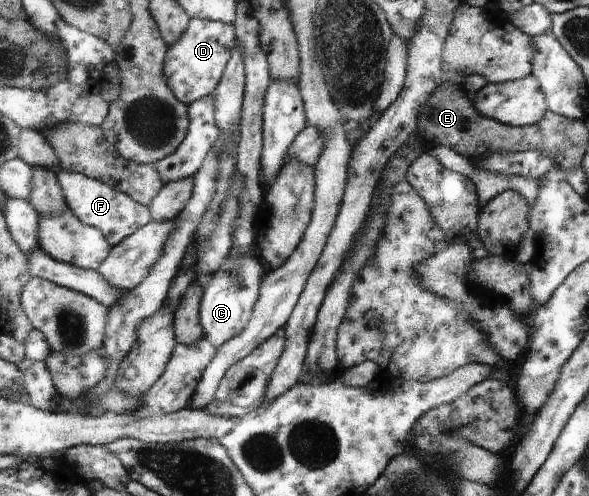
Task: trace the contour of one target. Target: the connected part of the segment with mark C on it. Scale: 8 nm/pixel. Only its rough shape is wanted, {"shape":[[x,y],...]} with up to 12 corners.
{"shape":[[229,256],[205,278],[201,324],[220,348],[249,324],[264,268]]}

